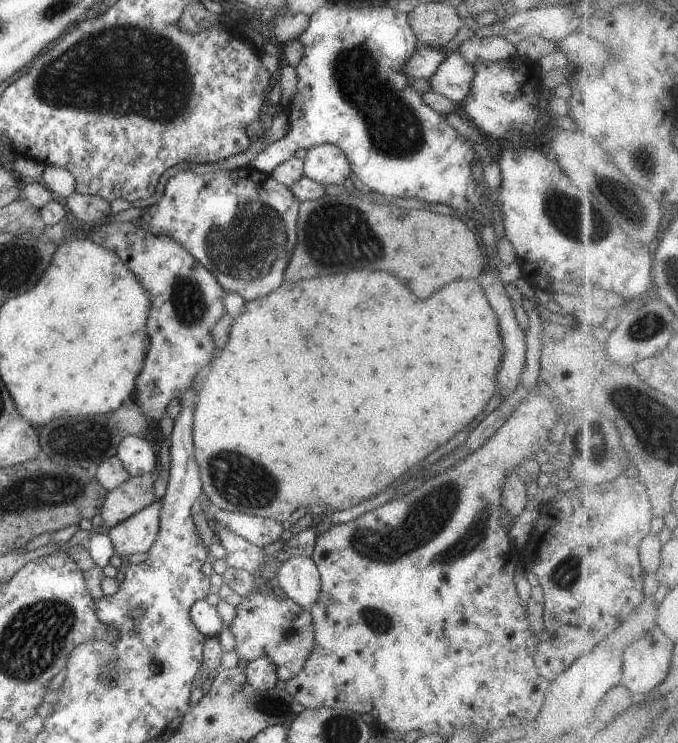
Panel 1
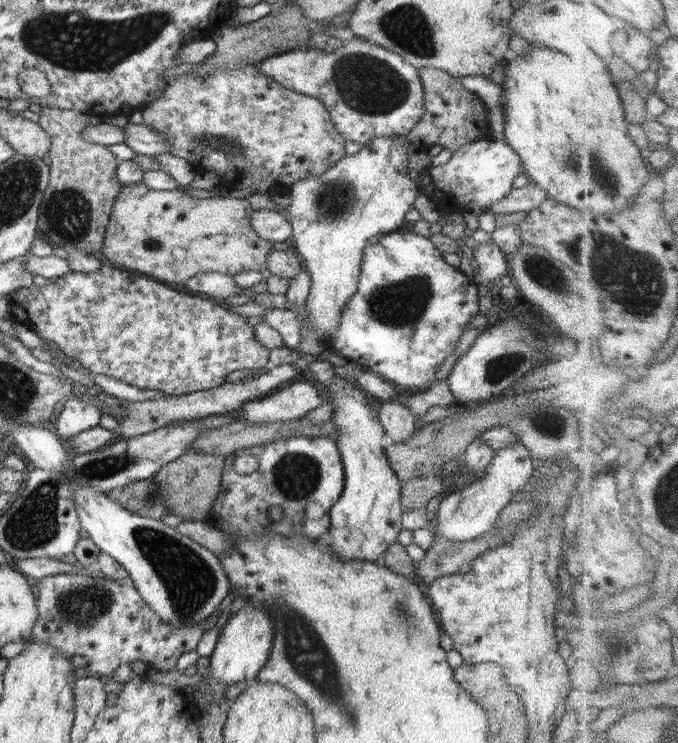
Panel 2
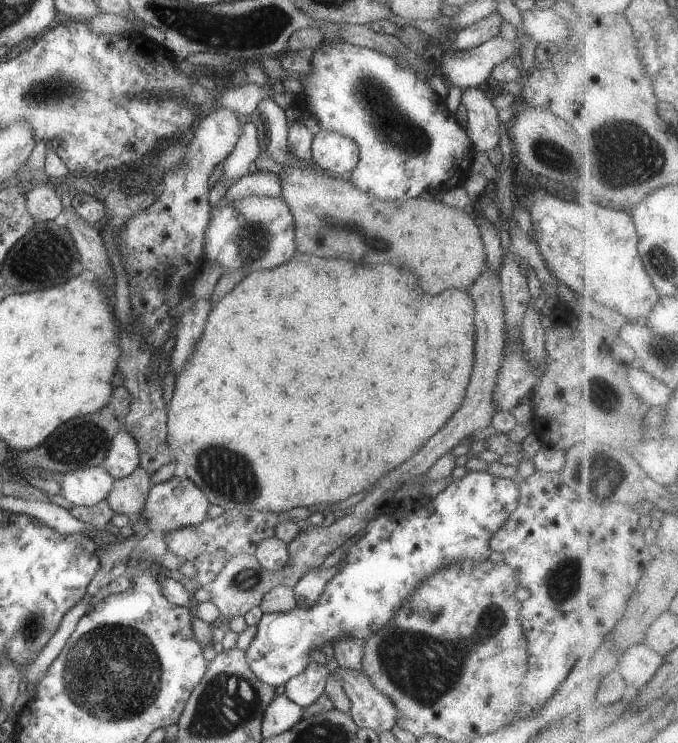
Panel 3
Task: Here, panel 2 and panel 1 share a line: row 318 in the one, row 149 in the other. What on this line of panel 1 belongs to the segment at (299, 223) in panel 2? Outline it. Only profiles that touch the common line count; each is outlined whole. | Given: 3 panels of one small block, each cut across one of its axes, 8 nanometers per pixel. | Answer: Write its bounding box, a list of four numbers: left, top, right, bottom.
[303,144,352,186]

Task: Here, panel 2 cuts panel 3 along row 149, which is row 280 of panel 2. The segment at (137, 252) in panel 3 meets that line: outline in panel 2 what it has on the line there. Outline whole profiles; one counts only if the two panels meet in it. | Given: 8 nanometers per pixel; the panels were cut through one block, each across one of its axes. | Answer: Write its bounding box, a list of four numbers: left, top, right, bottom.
[182,272,243,299]

